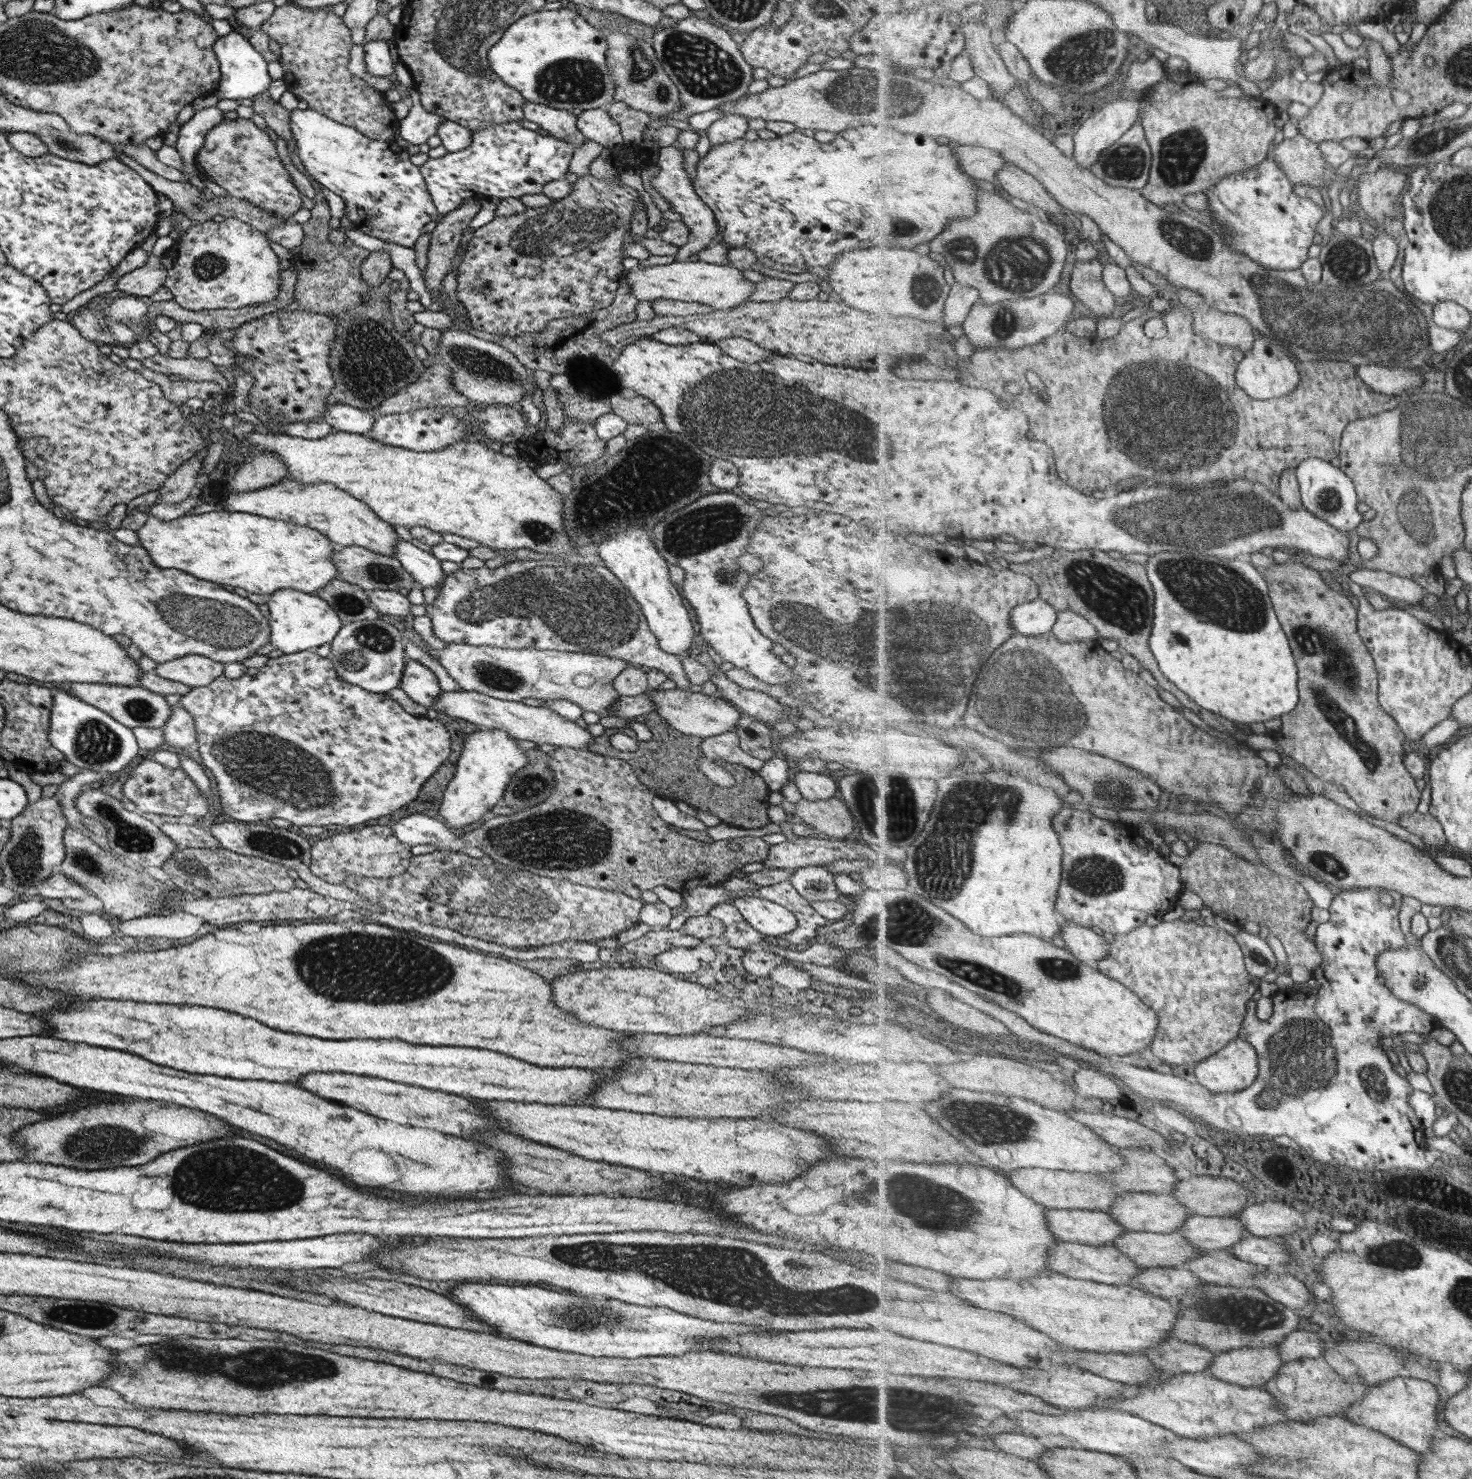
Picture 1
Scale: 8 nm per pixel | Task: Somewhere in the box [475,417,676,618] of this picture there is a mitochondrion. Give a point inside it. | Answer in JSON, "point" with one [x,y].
{"point":[542,533]}

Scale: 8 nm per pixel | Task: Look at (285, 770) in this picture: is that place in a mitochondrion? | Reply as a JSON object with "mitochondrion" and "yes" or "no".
{"mitochondrion":"yes"}

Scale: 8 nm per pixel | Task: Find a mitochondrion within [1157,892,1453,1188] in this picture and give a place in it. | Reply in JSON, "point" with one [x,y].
{"point":[1301,1056]}

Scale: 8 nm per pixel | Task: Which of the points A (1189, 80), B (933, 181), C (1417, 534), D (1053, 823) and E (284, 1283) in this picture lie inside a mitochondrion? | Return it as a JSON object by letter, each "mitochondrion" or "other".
{"A":"other","B":"other","C":"mitochondrion","D":"other","E":"other"}

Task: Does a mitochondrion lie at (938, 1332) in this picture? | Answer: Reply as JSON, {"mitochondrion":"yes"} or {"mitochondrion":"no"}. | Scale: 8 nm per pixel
{"mitochondrion":"no"}

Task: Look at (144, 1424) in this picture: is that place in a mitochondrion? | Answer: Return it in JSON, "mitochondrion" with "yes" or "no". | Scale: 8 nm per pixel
{"mitochondrion":"no"}

